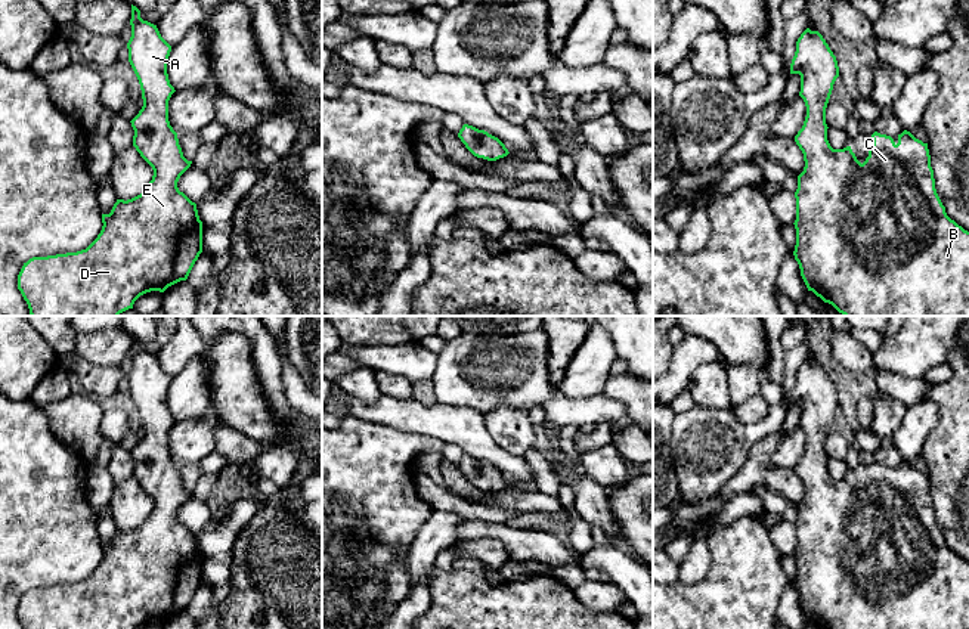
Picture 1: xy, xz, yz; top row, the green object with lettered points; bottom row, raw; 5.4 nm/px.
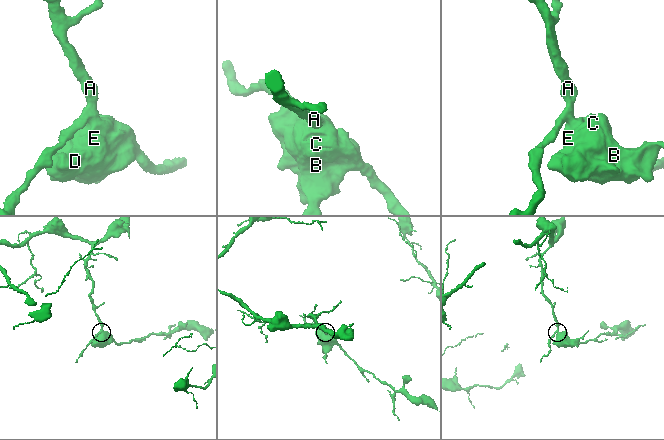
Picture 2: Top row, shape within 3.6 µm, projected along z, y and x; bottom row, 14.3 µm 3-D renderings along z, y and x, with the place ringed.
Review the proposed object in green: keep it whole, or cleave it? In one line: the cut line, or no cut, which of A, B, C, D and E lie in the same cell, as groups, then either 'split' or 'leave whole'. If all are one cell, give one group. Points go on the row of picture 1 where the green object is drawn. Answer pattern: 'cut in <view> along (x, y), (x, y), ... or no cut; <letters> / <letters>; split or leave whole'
no cut; A B C D E; leave whole

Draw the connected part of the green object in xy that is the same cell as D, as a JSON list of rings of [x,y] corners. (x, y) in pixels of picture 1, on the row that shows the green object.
[[[133,4],[130,25],[129,62],[143,99],[142,109],[130,121],[134,130],[133,146],[152,167],[152,180],[140,195],[127,201],[117,199],[111,213],[102,214],[102,230],[86,250],[32,257],[24,263],[18,289],[31,316],[118,316],[133,309],[140,295],[164,292],[186,281],[202,252],[202,221],[196,204],[177,188],[192,161],[183,157],[177,133],[168,121],[168,100],[176,92],[167,74],[171,46],[161,37],[157,25],[140,18],[140,10]]]

